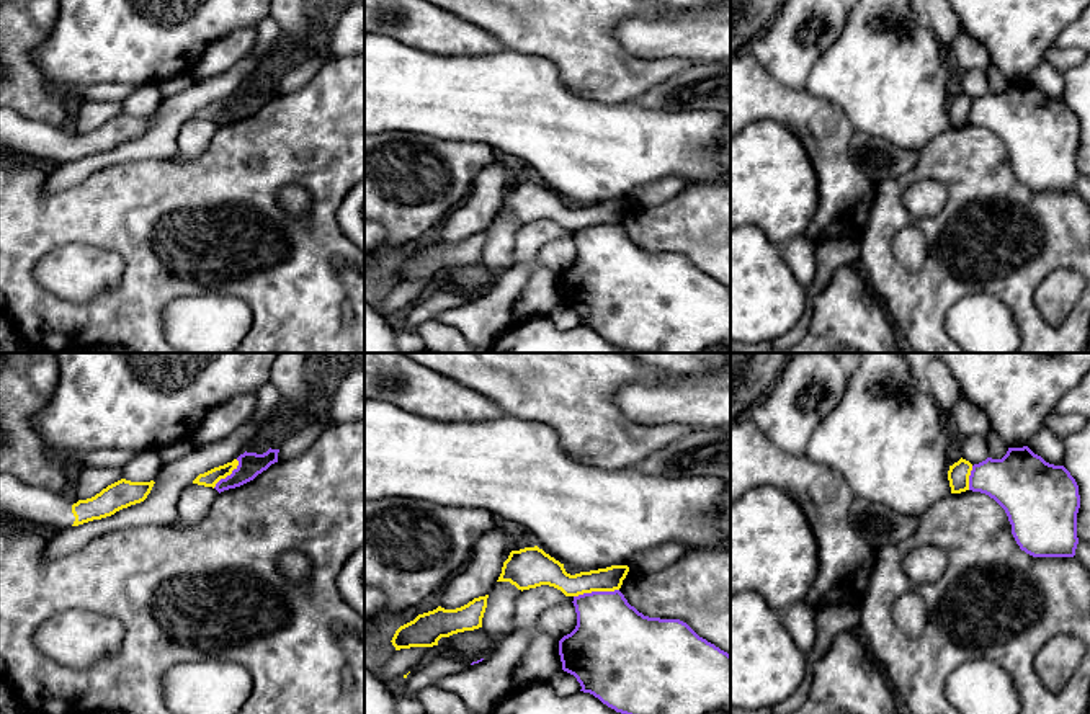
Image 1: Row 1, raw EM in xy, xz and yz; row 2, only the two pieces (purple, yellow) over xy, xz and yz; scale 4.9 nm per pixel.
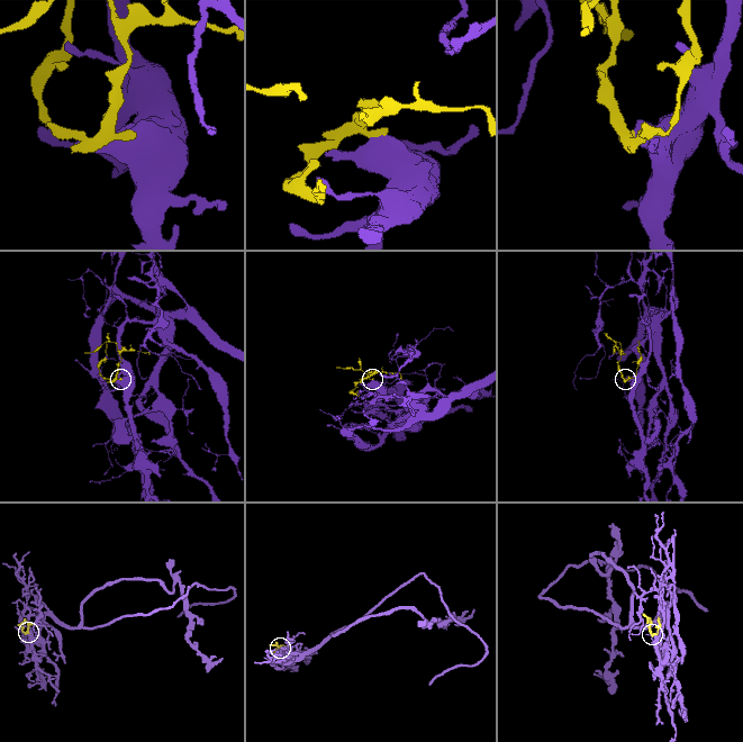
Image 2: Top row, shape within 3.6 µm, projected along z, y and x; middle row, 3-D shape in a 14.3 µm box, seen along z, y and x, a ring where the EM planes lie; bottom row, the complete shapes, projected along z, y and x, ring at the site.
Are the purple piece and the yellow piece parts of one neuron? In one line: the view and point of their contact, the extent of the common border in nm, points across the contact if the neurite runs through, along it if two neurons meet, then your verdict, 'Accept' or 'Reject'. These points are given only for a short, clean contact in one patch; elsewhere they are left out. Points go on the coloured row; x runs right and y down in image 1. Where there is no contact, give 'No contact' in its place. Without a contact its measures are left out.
Touches purple at xz (595, 592). Shared border 220 nm. Boundary: xz (618, 589), (592, 590), (574, 597). Reject

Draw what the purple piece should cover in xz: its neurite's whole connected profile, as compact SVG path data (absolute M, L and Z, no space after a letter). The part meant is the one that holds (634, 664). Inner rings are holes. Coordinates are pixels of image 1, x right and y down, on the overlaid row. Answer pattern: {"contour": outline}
{"contour": "M619 590L574 596L575 629L559 640L562 670L574 675L583 693L621 714L730 714L730 655L699 637L680 619L649 618L628 603Z"}

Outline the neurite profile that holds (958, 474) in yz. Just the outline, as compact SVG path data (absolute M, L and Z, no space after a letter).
M959 459L948 471L948 480L951 487L951 493L961 493L969 490L969 475L972 471L972 464L966 459Z

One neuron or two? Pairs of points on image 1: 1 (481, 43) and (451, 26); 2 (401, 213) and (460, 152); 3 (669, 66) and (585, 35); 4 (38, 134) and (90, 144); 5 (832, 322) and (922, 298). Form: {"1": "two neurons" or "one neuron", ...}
{"1": "one neuron", "2": "one neuron", "3": "one neuron", "4": "one neuron", "5": "two neurons"}

